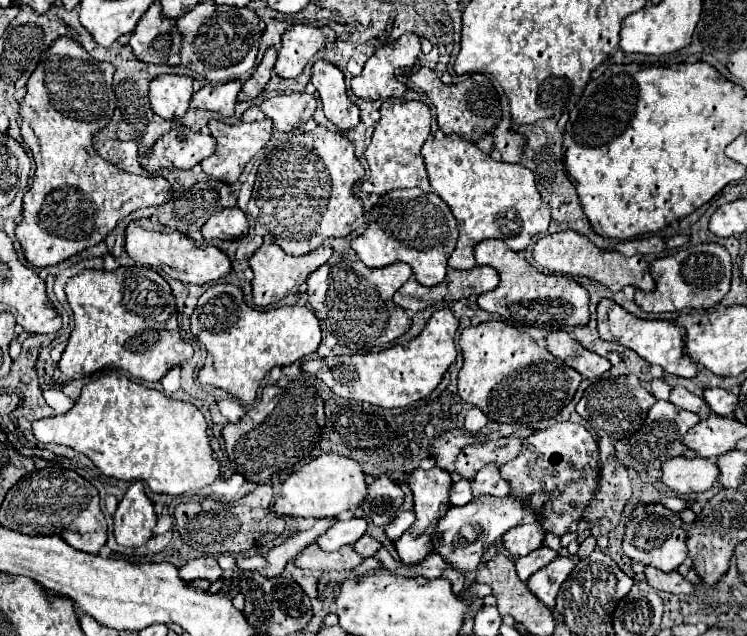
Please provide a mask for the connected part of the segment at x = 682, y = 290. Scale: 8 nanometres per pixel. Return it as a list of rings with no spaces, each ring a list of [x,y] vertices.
[[[697,244],[679,250],[673,256],[657,258],[651,264],[655,280],[653,292],[635,292],[635,304],[645,312],[683,312],[713,308],[727,292],[731,282],[731,258],[719,244]]]

